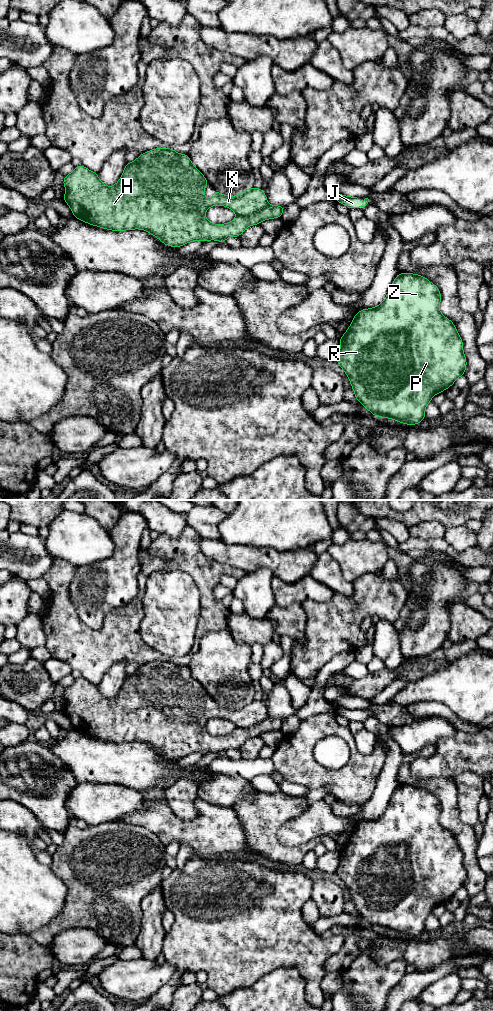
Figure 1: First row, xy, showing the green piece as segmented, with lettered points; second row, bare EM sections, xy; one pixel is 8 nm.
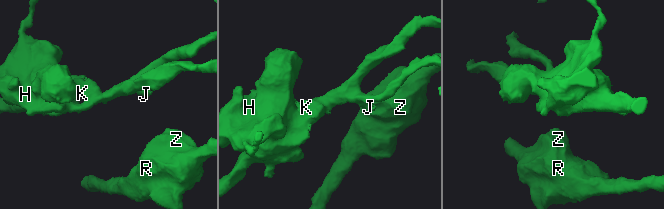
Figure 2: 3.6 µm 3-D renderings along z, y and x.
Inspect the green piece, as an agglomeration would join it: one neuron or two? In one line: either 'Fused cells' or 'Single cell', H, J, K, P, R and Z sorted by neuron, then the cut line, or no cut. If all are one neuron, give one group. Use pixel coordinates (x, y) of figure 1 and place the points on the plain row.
Single cell. Groups: H J K P R Z. No split

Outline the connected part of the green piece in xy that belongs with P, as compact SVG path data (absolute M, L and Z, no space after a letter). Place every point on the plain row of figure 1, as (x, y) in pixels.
M398 785L384 813L377 819L360 822L353 830L348 842L340 852L340 863L336 874L348 888L355 910L374 928L390 930L407 937L416 937L425 931L425 920L431 914L434 907L443 904L462 887L466 882L466 869L463 864L463 854L454 835L447 831L440 823L441 805L436 797L427 790L413 785Z

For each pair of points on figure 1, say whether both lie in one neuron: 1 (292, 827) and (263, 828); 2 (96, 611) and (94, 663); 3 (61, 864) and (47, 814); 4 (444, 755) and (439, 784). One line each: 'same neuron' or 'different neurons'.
1: different neurons
2: different neurons
3: different neurons
4: different neurons

